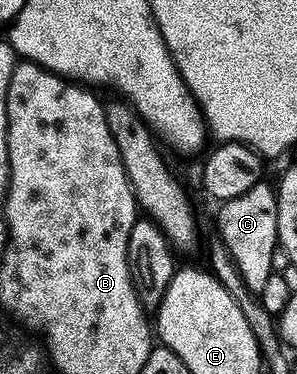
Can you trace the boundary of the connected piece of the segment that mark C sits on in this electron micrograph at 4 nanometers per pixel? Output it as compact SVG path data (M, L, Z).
M264 181L239 199L224 202L219 213L220 238L241 269L246 286L257 295L263 294L269 279L275 275L275 255L280 248L278 192L269 185Z

